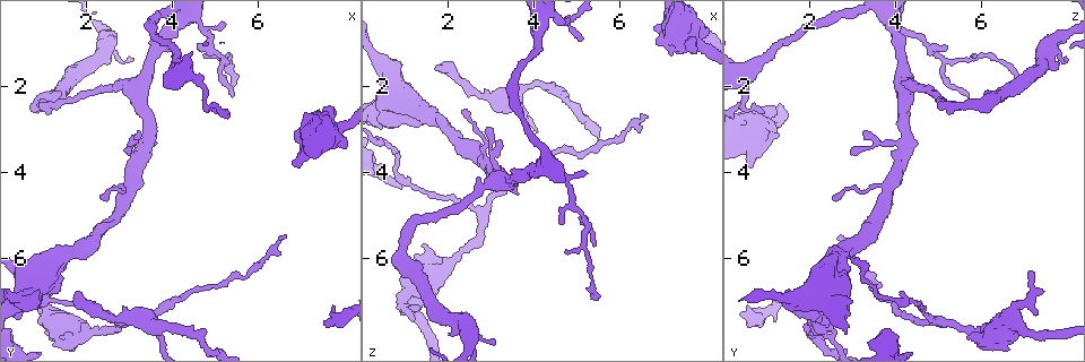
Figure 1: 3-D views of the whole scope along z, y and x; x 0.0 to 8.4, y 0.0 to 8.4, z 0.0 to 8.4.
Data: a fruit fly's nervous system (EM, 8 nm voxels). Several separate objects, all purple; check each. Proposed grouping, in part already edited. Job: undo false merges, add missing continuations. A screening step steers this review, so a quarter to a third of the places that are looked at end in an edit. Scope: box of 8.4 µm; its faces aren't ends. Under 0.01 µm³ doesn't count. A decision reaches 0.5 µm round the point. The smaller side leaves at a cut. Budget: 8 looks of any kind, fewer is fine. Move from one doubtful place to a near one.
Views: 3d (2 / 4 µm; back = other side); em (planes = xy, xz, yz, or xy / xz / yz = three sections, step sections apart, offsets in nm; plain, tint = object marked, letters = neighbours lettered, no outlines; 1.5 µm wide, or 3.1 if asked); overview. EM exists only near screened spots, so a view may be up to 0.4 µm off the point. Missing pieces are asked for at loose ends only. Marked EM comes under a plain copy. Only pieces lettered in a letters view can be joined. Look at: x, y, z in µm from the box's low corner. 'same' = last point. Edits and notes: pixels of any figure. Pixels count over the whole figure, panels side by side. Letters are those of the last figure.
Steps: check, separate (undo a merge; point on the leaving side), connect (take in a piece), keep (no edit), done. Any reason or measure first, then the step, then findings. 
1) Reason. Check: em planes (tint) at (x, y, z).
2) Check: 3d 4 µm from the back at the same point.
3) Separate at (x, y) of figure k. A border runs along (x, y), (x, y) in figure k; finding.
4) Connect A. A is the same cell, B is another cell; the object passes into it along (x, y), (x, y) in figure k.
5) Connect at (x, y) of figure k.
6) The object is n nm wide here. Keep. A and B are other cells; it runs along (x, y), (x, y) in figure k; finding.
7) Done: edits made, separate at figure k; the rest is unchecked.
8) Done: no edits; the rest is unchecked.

Thick turns thin. Check: em xz step 8 (letters) at (2.30, 7.75, 5.90).

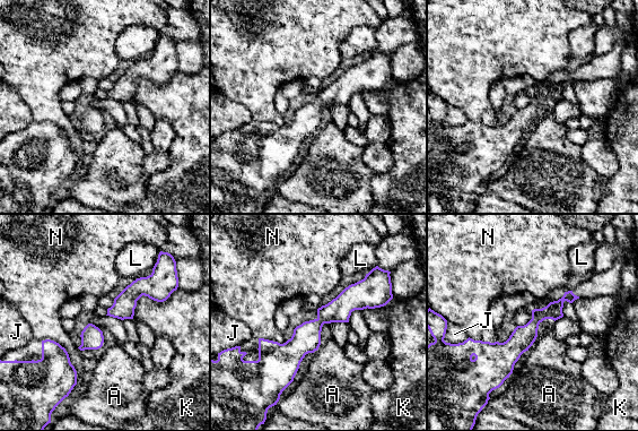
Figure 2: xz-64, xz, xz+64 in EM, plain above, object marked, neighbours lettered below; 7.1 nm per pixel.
The longest contact is with K, 320 nm. Keep. A, J, K, L and N are other cells; it runs along (379, 301), (348, 301), (262, 363) in figure 2; one cell here.

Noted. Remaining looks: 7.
Branch stops here. Check: 3d 4 µm at (1.35, 6.25, 7.20).

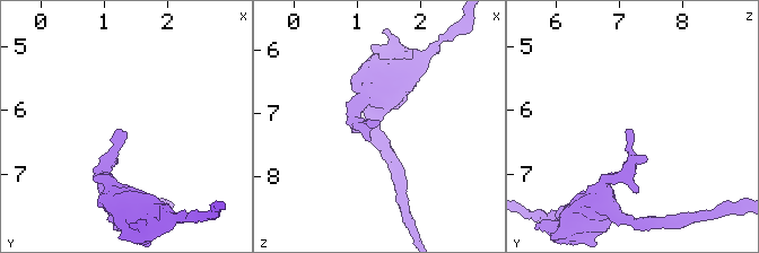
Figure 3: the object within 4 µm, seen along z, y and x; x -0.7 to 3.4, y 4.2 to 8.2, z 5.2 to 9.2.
Now the EM. Check: em planes (letters) at (1.30, 6.35, 7.20).

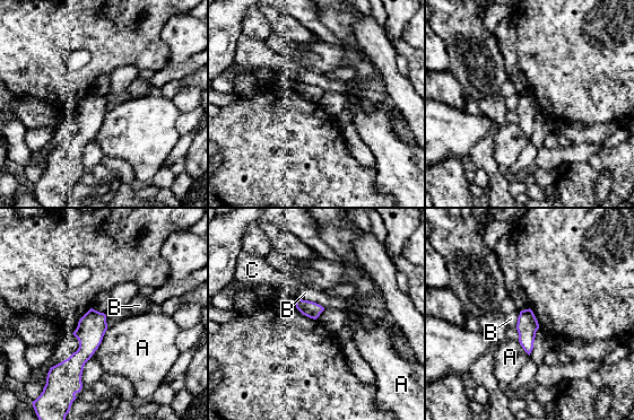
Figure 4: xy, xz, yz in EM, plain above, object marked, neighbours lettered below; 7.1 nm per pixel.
Keep. A, B and C are other cells; a border runs along (296, 298), (312, 300), (324, 307) in figure 4; none of them fits.

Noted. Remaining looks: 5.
Calibre changes. Check: 3d 4 µm at (7.70, 3.00, 0.95).

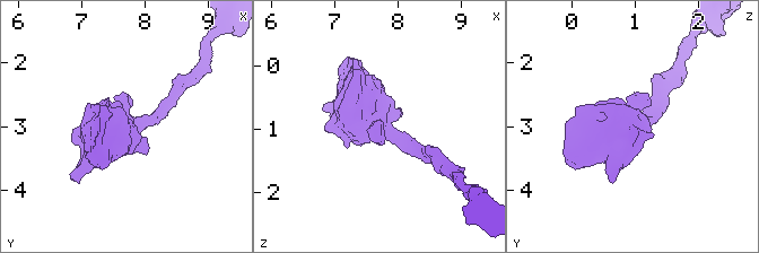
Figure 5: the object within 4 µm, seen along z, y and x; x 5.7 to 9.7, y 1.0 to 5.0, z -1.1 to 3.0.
Need the tissue. Check: em planes (letters) at (7.65, 2.95, 0.95).

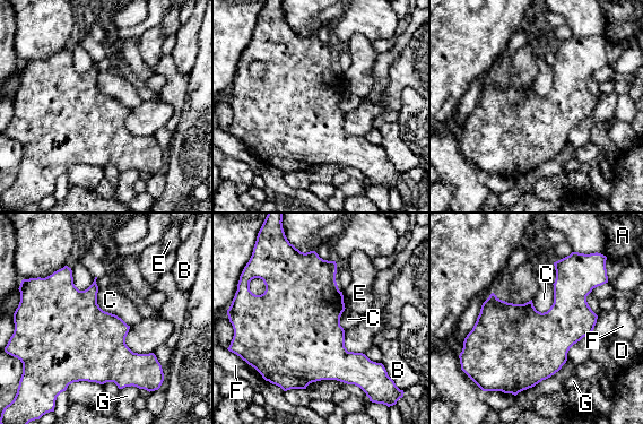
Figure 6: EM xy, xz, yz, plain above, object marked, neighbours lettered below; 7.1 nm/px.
The longest contact is with C, 420 nm. Keep. A, B, C, D, E, F and G are other cells; a border runs along (96, 277), (97, 304), (130, 326) in figure 6; one cell here.

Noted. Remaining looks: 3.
Done: no edits; the rest is unchecked.

